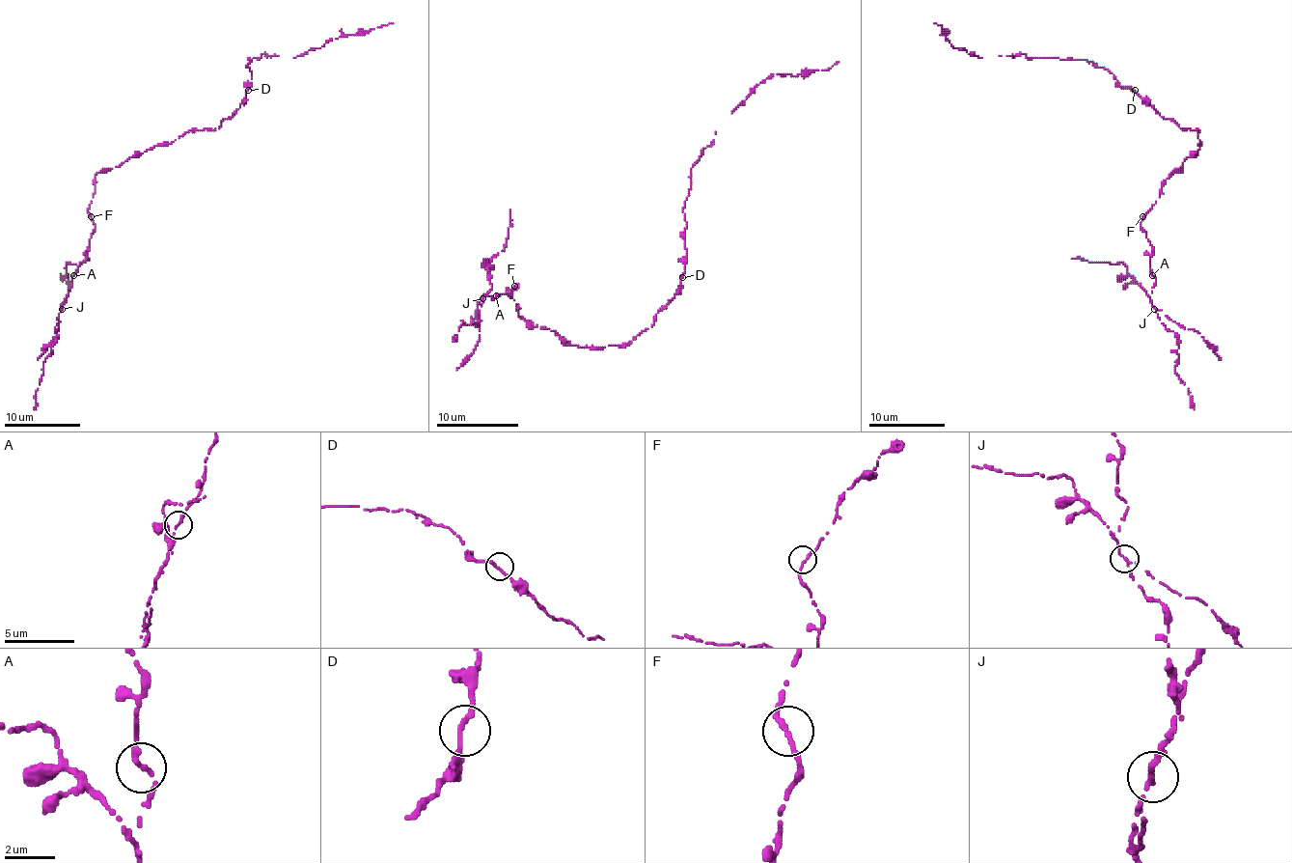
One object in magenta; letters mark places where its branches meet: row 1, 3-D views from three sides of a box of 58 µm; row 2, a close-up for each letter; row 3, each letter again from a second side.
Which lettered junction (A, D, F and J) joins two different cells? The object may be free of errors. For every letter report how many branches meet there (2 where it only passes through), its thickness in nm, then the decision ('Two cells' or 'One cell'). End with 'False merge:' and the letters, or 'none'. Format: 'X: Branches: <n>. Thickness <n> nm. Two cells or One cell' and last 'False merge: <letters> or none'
A: Branches: 2. Thickness 220 nm. One cell
D: Branches: 2. Thickness 200 nm. One cell
F: Branches: 2. Thickness 200 nm. One cell
J: Branches: 2. Thickness 200 nm. Two cells
False merge: J

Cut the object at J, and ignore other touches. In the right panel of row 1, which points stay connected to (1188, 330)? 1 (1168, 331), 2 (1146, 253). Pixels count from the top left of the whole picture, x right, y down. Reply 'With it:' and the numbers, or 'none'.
With it: none

